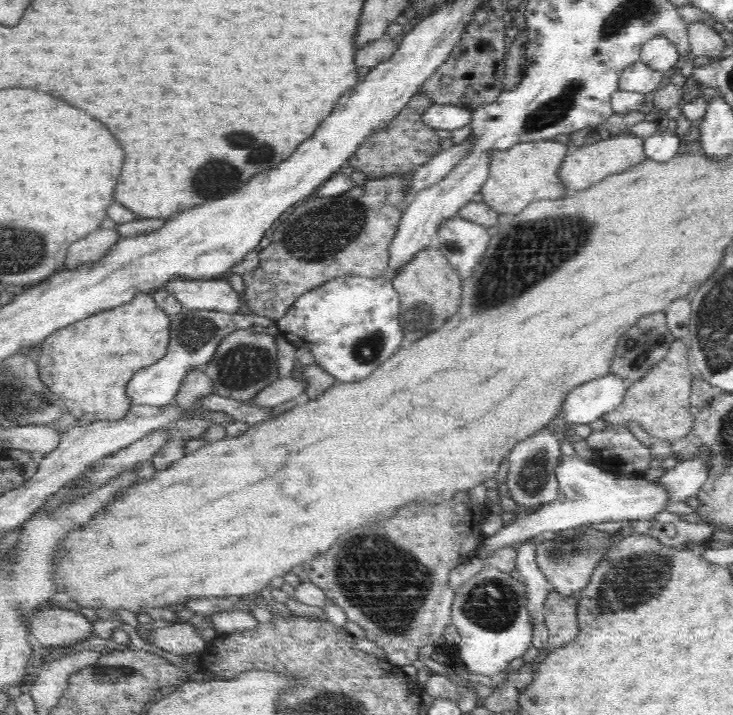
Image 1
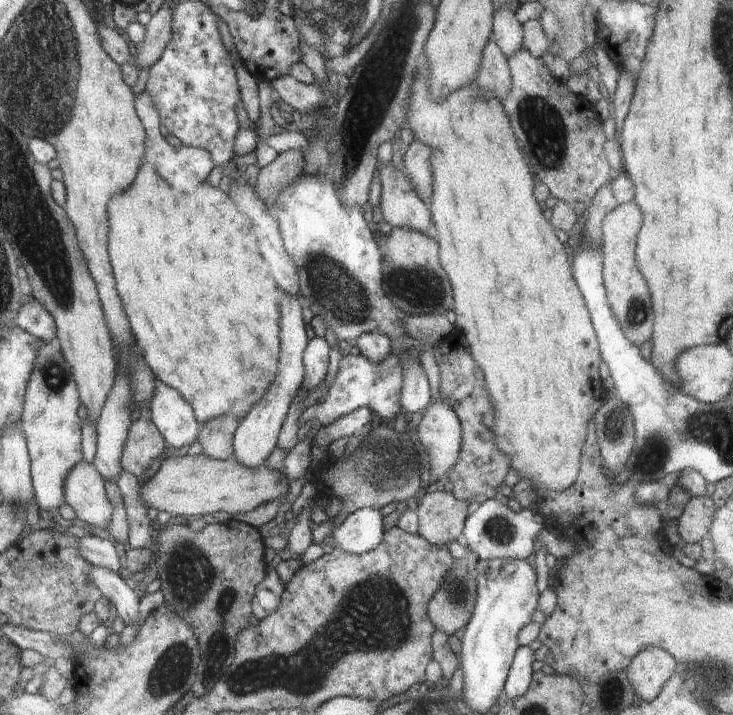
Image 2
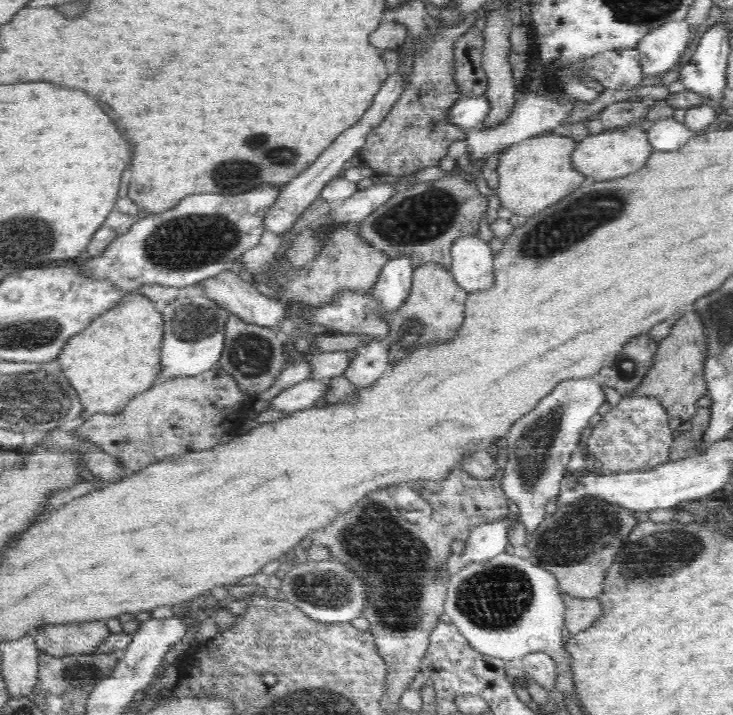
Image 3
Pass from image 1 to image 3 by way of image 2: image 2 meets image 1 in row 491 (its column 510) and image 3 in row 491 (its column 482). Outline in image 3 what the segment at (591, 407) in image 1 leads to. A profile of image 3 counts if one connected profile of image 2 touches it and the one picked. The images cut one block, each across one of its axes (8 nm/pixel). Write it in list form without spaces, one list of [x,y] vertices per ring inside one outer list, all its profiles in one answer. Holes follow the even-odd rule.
[[[598,377],[562,380],[534,410],[516,420],[507,433],[508,461],[499,473],[503,476],[501,489],[518,506],[519,520],[526,527],[528,541],[546,518],[546,504],[559,493],[566,464],[572,452],[578,451],[582,432],[590,426],[590,418],[598,414],[604,402],[606,394]]]

